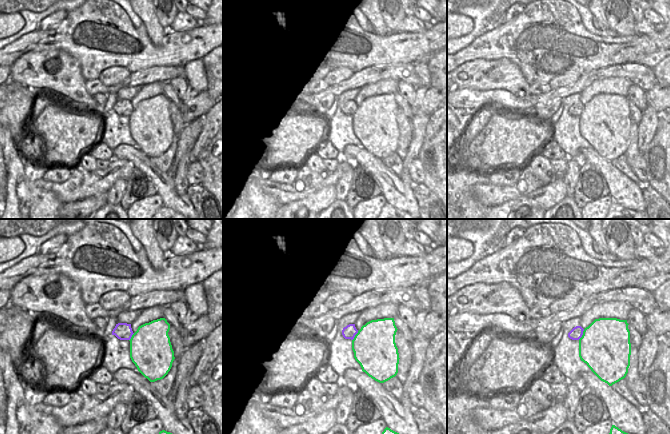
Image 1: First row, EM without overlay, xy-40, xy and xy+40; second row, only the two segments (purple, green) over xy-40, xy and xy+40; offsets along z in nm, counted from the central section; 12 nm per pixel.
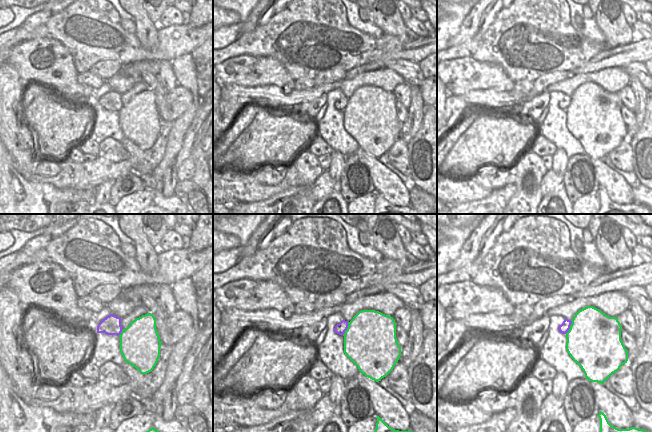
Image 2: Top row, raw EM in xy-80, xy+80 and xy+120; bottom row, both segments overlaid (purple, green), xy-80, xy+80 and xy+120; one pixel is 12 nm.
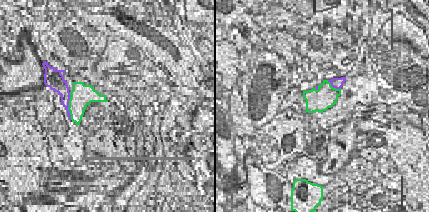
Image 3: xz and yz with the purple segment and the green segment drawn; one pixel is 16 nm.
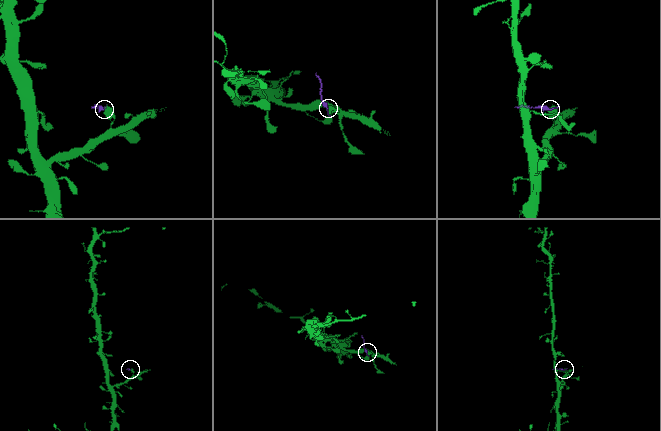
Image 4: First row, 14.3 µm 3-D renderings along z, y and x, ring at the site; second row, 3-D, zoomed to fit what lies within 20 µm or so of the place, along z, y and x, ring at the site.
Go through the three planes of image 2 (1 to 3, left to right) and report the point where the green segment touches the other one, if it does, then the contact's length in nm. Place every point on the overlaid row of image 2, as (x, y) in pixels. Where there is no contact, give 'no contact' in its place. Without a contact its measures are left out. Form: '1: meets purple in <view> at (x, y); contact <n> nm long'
1: meets purple in xy-80 at (121, 331); contact 100 nm long
2: meets purple in xy+80 at (346, 329); contact 180 nm long
3: meets purple in xy+120 at (569, 327); contact 180 nm long

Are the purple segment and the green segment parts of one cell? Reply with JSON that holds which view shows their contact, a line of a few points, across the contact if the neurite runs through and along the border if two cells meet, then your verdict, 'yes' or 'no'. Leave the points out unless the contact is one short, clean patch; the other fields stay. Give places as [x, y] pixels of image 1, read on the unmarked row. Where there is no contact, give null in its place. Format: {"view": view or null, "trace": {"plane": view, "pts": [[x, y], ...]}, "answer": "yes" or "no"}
{"view": "xy+40", "answer": "no"}

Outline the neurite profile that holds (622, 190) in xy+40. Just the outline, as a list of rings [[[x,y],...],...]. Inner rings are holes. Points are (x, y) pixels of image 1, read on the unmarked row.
[[[592,147],[581,148],[575,158],[579,166],[591,163],[599,170],[609,190],[609,196],[622,207],[633,211],[645,211],[646,204],[643,199],[642,189],[636,183],[621,173],[607,159],[601,157]]]

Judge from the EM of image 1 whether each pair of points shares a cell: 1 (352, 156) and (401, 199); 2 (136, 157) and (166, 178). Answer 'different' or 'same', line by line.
1: same
2: same

